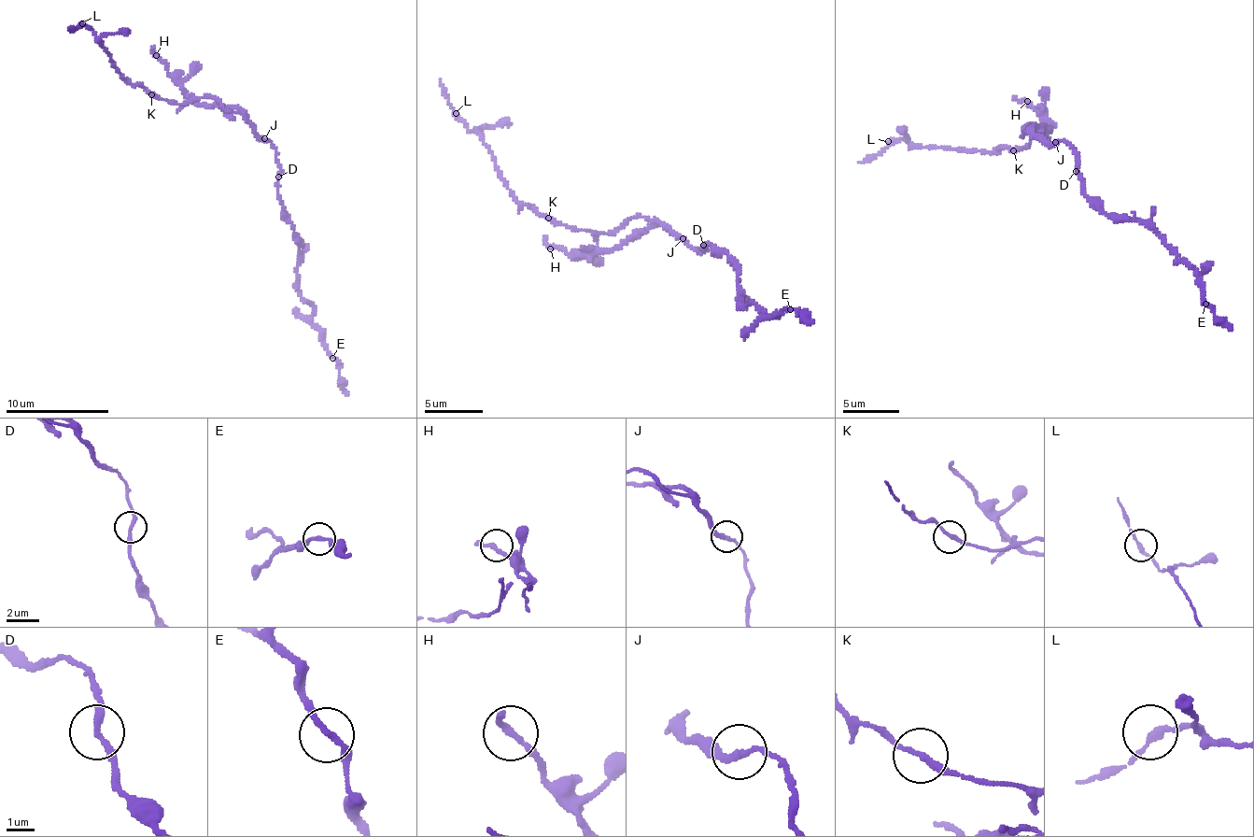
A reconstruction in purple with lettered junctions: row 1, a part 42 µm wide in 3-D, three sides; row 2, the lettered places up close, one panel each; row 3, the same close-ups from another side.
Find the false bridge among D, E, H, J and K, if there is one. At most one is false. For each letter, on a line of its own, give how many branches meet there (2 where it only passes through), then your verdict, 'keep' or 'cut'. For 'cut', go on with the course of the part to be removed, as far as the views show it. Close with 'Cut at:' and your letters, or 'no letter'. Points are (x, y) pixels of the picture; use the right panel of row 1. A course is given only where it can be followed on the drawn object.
D: 2 | keep
E: 2 | keep
H: 2 | keep
J: 2 | keep
K: 2 | keep
Cut at: no letter

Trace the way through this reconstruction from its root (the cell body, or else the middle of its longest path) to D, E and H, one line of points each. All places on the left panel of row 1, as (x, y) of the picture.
D: (257, 136), (269, 140), (276, 150), (281, 170), (278, 177)
E: (257, 136), (276, 150), (277, 198), (300, 243), (296, 287), (313, 308), (332, 358)
H: (257, 136), (240, 110), (201, 106), (175, 80), (156, 55)

